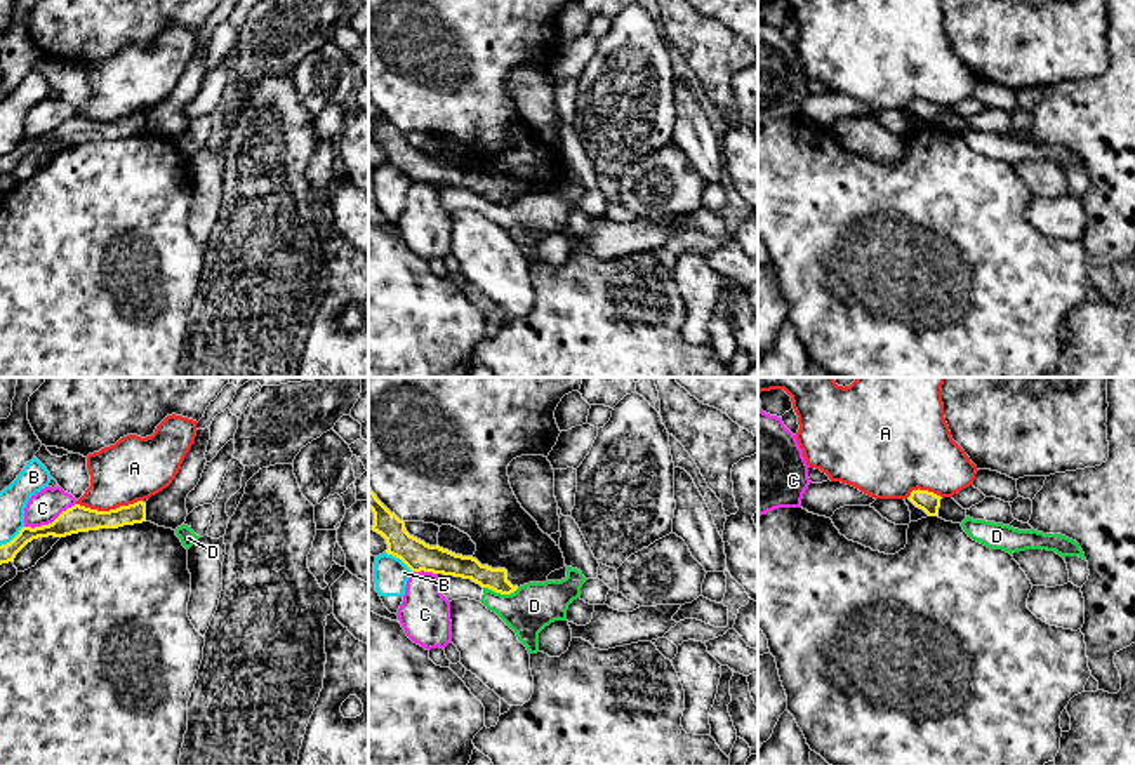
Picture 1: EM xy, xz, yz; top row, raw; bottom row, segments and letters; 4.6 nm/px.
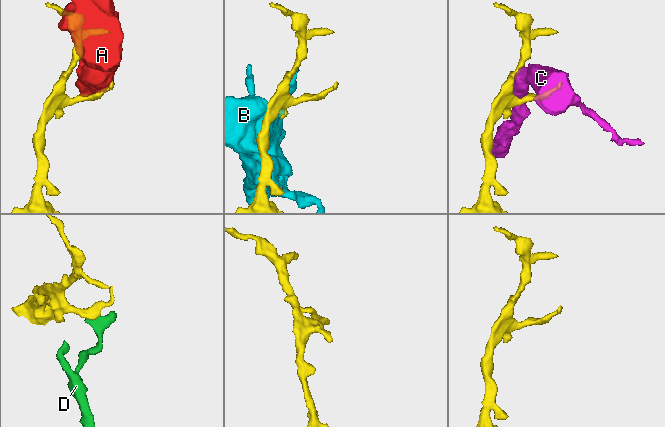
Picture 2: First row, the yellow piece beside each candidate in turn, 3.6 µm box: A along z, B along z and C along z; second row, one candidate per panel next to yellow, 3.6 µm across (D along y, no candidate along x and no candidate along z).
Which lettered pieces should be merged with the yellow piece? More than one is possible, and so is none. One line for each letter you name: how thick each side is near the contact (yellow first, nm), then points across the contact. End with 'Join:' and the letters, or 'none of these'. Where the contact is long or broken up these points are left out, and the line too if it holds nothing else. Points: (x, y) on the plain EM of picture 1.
Join: none of these

